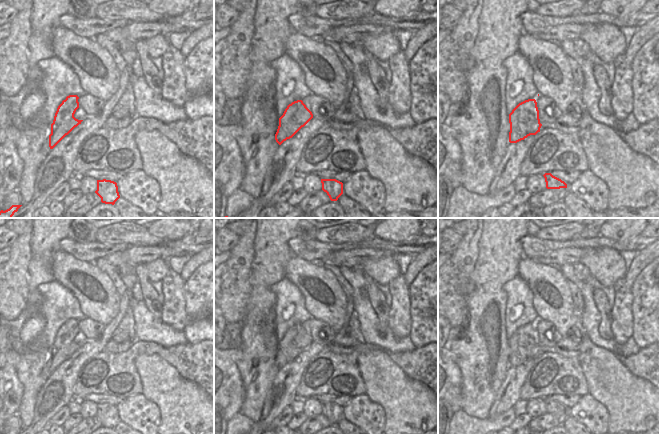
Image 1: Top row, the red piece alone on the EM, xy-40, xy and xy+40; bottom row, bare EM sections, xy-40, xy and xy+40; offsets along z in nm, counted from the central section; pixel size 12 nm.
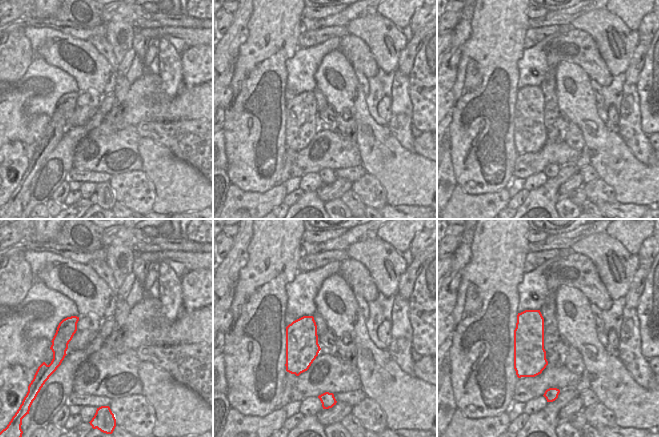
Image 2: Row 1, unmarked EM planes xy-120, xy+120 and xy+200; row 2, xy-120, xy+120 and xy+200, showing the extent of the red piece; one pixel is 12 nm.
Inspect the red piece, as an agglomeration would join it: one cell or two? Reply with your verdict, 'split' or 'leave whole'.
split

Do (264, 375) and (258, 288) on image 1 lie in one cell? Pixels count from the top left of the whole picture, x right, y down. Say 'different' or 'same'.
same

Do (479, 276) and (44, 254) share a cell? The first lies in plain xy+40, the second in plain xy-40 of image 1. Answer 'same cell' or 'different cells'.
same cell

